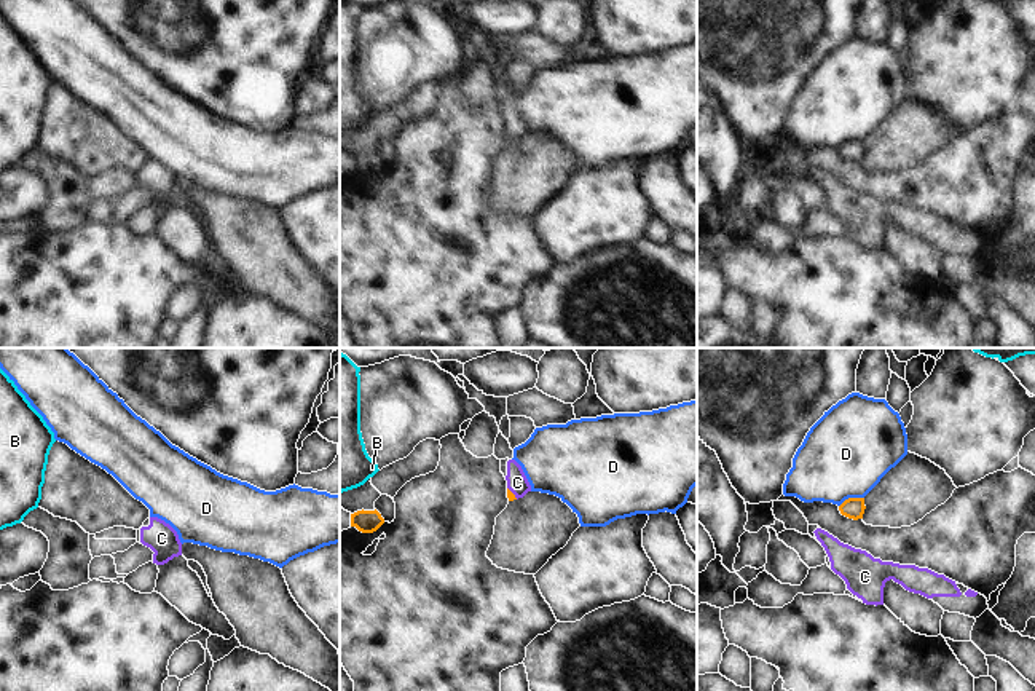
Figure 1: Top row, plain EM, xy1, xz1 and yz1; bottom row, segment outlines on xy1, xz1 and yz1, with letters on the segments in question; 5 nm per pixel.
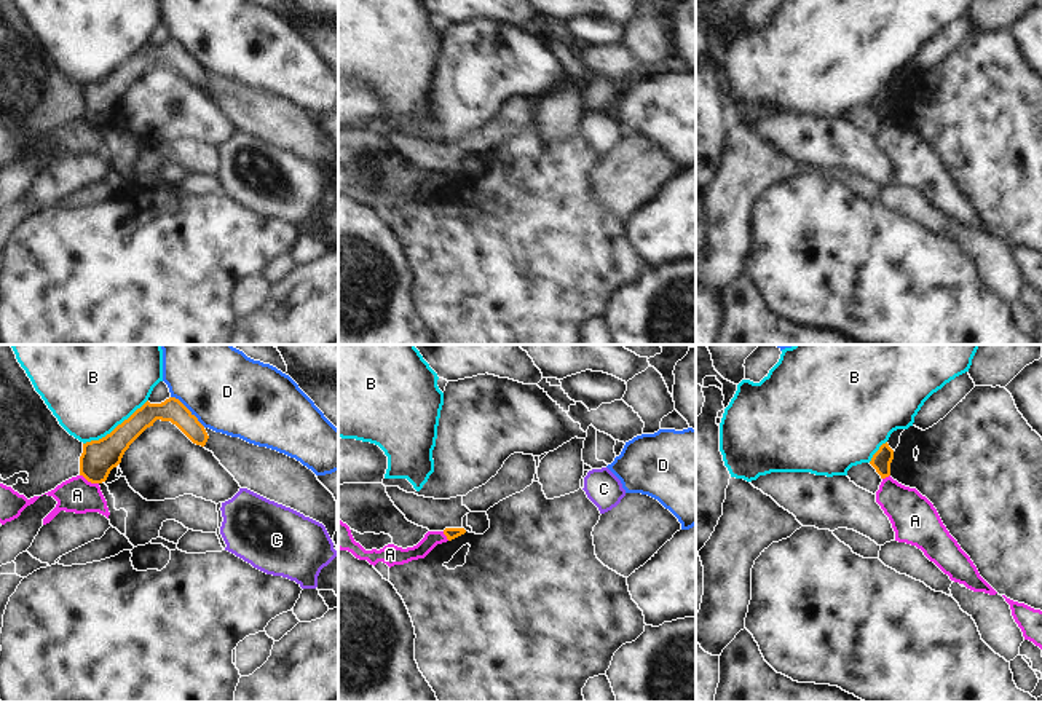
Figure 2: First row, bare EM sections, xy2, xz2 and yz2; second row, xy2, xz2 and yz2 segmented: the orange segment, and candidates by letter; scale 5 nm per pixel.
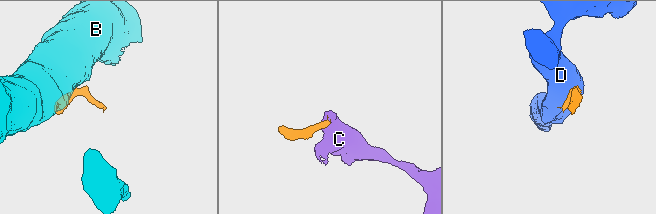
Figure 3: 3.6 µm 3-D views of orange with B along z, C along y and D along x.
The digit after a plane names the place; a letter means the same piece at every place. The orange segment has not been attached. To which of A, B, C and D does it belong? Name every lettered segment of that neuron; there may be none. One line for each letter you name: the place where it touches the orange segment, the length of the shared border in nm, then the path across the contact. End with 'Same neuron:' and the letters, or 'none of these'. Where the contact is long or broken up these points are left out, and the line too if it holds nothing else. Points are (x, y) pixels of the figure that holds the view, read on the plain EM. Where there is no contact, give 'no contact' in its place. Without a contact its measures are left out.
C: contact xz1 (512, 136); length 80 nm; way xz1 (511, 138), (512, 136), (517, 125)
Same neuron: C

